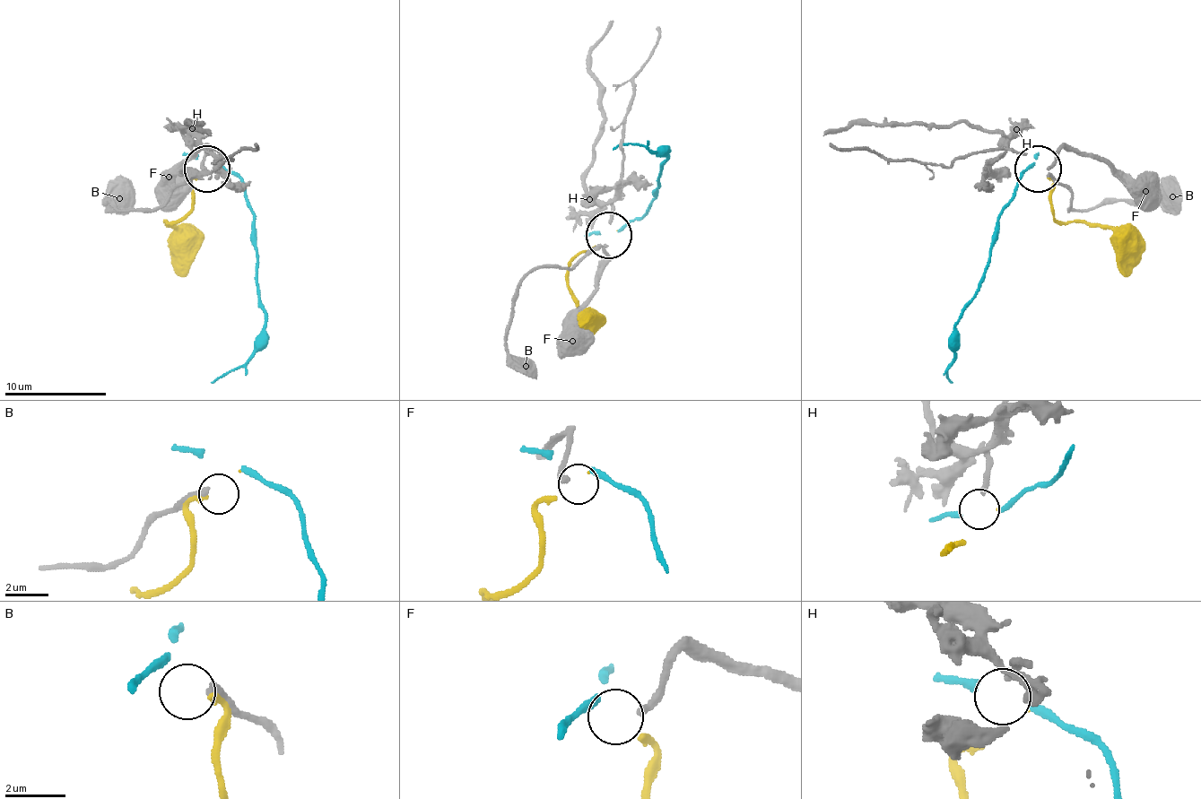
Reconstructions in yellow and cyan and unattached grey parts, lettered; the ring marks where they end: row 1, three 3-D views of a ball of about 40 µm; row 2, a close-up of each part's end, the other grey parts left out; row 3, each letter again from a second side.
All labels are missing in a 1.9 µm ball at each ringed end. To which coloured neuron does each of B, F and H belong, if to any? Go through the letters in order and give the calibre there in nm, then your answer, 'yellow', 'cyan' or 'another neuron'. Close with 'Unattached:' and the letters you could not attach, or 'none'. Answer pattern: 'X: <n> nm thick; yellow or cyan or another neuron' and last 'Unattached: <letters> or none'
B: 280 nm thick; another neuron
F: 260 nm thick; another neuron
H: 240 nm thick; yellow
Unattached: B, F

